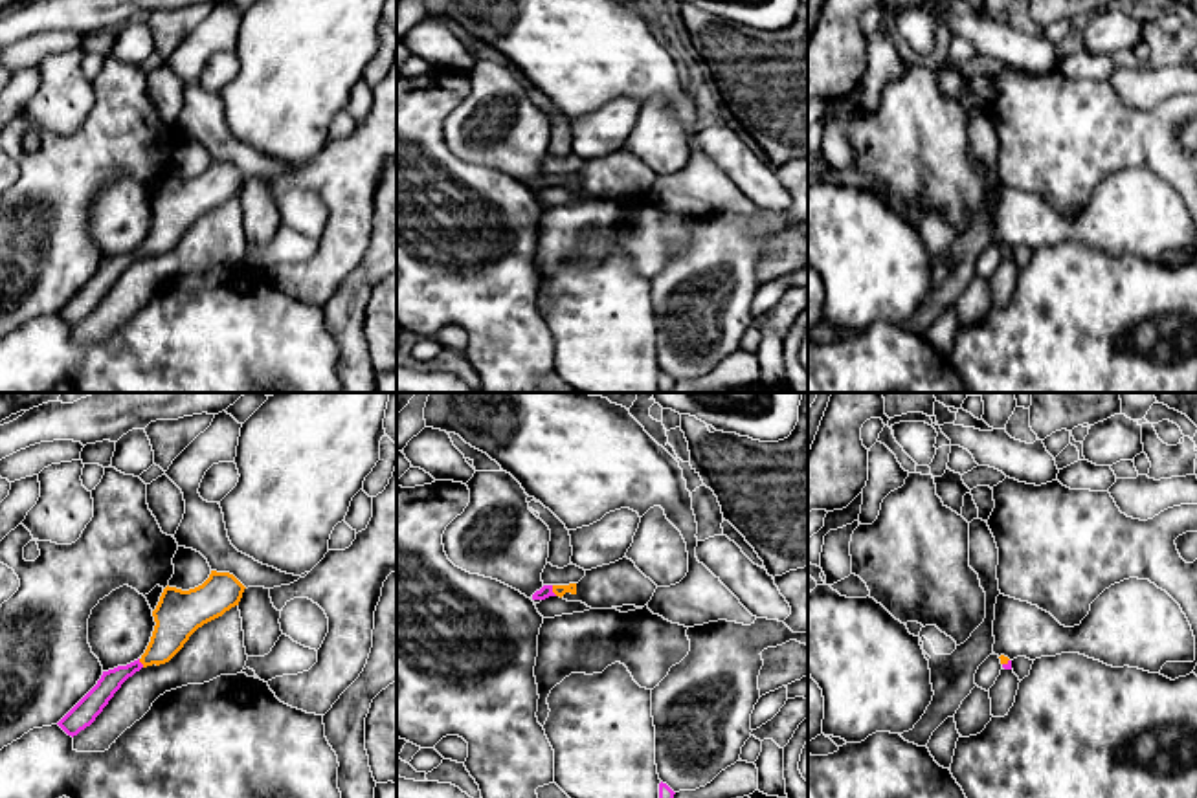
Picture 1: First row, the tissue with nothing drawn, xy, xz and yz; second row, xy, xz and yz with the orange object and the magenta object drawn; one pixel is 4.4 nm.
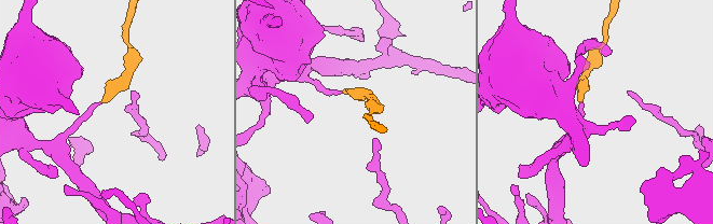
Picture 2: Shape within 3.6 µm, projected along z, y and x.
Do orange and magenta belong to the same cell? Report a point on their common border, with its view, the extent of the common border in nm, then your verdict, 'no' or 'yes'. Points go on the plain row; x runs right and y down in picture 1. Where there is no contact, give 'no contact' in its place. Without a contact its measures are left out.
xz (553, 180) | 50 nm | yes

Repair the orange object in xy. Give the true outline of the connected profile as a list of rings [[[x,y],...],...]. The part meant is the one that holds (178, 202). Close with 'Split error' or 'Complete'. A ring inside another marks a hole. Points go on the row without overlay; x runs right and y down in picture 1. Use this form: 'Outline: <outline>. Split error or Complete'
Outline: [[[217,160],[189,180],[167,174],[152,200],[156,215],[145,242],[127,255],[103,260],[97,273],[57,314],[72,327],[90,316],[129,266],[141,257],[169,251],[198,216],[239,194],[244,178],[233,163]]]. Split error

